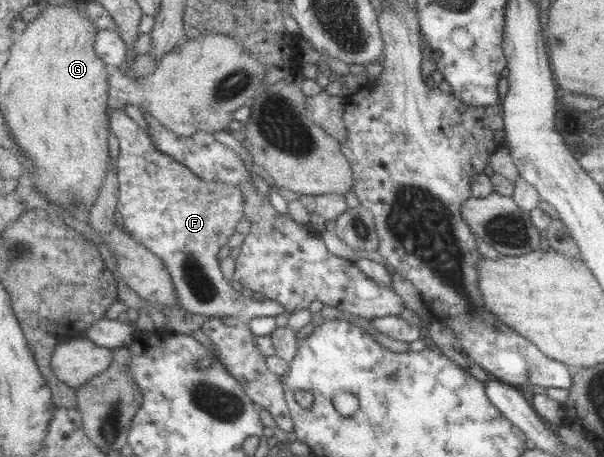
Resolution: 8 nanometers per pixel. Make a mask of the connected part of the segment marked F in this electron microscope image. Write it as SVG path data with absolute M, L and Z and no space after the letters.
M111 107L109 116L113 132L120 139L120 221L138 242L164 259L174 275L181 306L191 313L244 320L288 315L277 301L247 301L222 274L217 254L237 232L245 213L241 187L198 177L190 166L158 149L149 131L123 109Z

